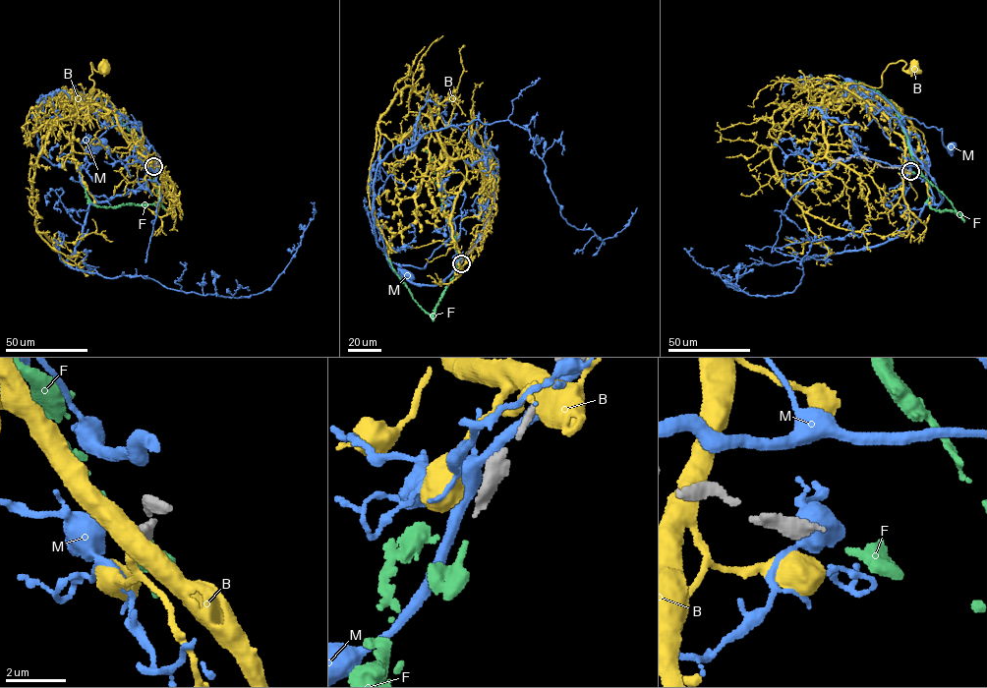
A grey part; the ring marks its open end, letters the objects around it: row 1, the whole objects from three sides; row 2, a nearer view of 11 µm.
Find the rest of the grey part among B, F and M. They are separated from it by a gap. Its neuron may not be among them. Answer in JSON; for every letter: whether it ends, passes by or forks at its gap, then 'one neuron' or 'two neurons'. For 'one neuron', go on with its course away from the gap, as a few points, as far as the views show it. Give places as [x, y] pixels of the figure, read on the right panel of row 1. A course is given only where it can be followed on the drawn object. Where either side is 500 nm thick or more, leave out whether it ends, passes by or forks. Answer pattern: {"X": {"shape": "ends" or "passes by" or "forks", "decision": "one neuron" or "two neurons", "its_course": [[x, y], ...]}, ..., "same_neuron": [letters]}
{"B": {"decision": "two neurons"}, "F": {"shape": "ends", "decision": "one neuron", "its_course": [[912, 172], [920, 174], [892, 104], [879, 91], [863, 83], [848, 80], [843, 84]]}, "M": {"decision": "two neurons"}, "same_neuron": ["F"]}

